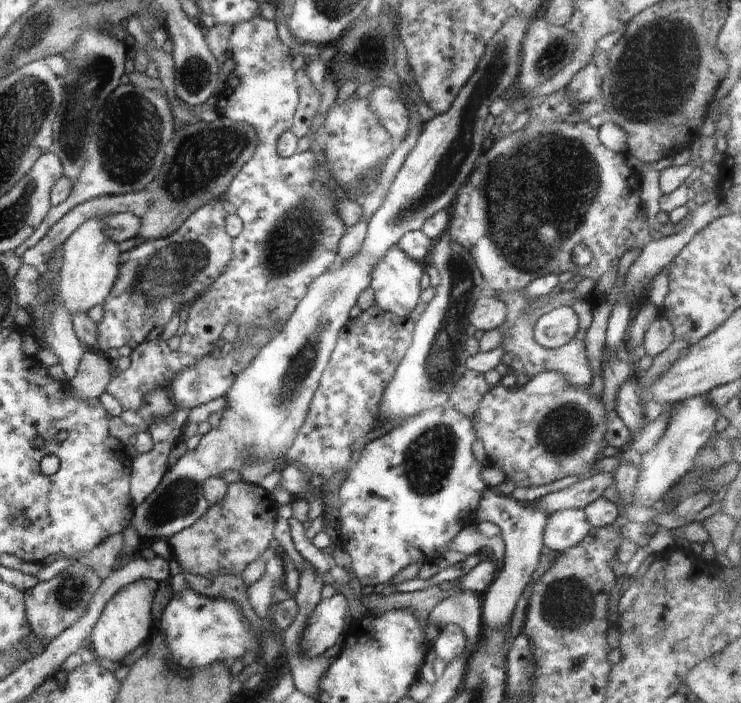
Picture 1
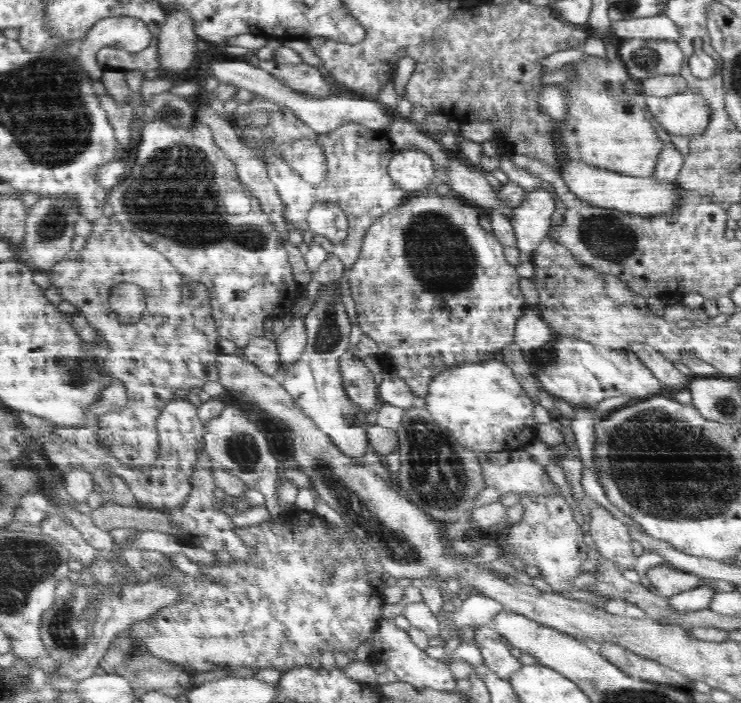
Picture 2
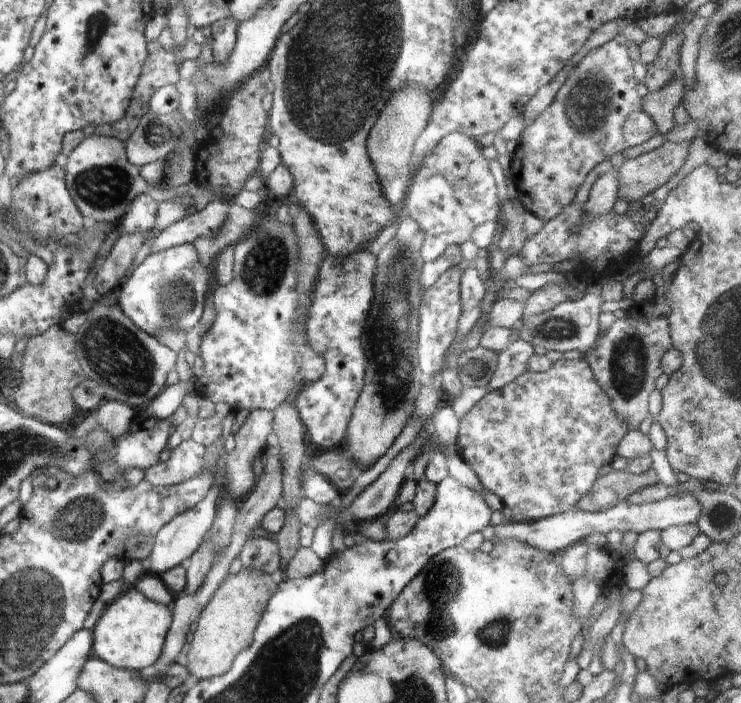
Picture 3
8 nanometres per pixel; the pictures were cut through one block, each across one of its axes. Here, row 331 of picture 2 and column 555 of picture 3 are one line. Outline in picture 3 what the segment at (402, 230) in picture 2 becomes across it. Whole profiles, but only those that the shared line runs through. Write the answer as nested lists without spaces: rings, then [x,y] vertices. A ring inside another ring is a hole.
[[[585,357],[575,360],[561,359],[554,362],[546,372],[534,372],[526,369],[516,380],[506,384],[498,390],[490,391],[472,409],[466,413],[459,424],[459,435],[456,445],[456,451],[463,456],[464,462],[472,468],[479,478],[481,484],[494,492],[505,506],[512,512],[512,520],[515,522],[534,522],[539,521],[562,512],[568,508],[576,507],[578,500],[590,492],[592,484],[604,473],[616,458],[616,450],[622,437],[627,433],[626,426],[620,422],[621,418],[614,412],[610,406],[610,400],[606,392],[596,384],[592,369]]]

